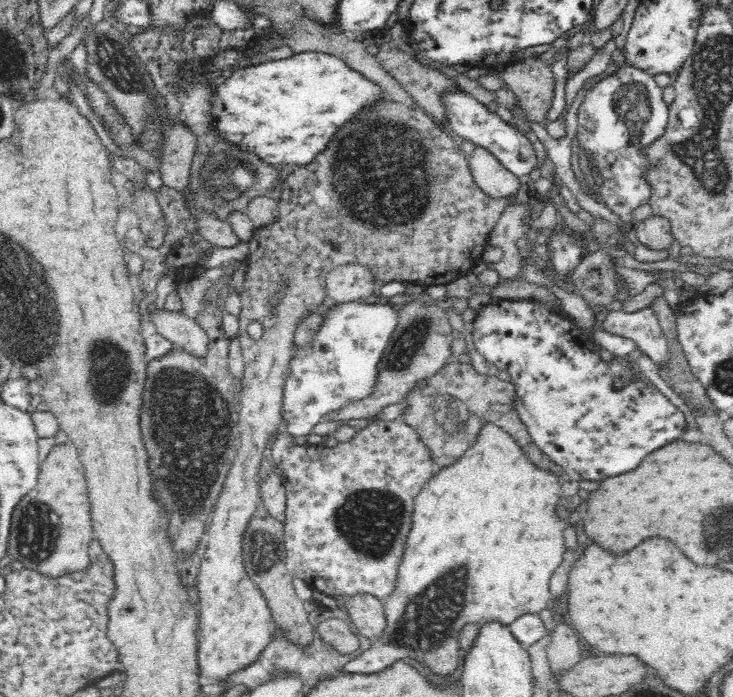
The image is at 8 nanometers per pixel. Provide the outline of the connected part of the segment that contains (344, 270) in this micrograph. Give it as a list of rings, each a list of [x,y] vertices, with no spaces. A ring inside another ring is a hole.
[[[340,265],[325,278],[325,292],[338,303],[364,300],[377,289],[368,266]]]

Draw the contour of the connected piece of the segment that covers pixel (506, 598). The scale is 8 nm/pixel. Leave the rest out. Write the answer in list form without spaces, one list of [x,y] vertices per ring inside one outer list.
[[[492,422],[480,424],[474,442],[453,462],[449,465],[438,468],[438,474],[431,476],[430,481],[426,481],[418,498],[414,504],[414,526],[410,532],[408,542],[406,542],[406,552],[402,556],[403,560],[399,569],[397,590],[392,596],[384,600],[386,607],[387,627],[384,635],[374,640],[374,644],[368,650],[364,650],[360,656],[346,663],[343,668],[338,668],[338,673],[330,675],[329,678],[339,677],[343,674],[374,674],[384,670],[387,666],[394,664],[394,661],[411,658],[418,664],[428,668],[432,674],[438,676],[451,676],[460,663],[458,652],[461,649],[458,631],[468,623],[478,624],[480,621],[500,621],[509,625],[516,618],[523,614],[538,614],[540,611],[551,606],[549,602],[549,580],[553,576],[555,570],[560,566],[560,562],[564,560],[564,530],[566,522],[558,522],[562,520],[562,516],[554,516],[554,508],[559,512],[558,506],[561,504],[562,480],[556,470],[546,470],[536,466],[528,453],[522,450],[522,446],[508,434],[504,429]]]

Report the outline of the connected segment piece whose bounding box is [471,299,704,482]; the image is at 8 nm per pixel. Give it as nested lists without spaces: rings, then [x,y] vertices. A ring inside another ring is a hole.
[[[493,300],[477,312],[471,333],[477,352],[500,370],[506,370],[510,382],[514,382],[511,400],[514,412],[526,424],[534,444],[567,478],[576,482],[604,481],[634,470],[647,454],[673,440],[704,441],[699,428],[691,427],[684,412],[644,374],[638,362],[640,350],[626,358],[612,357],[606,362],[598,351],[586,349],[586,346],[592,348],[592,342],[584,338],[584,332],[578,331],[575,322],[564,316],[562,310],[552,311],[534,301]]]

